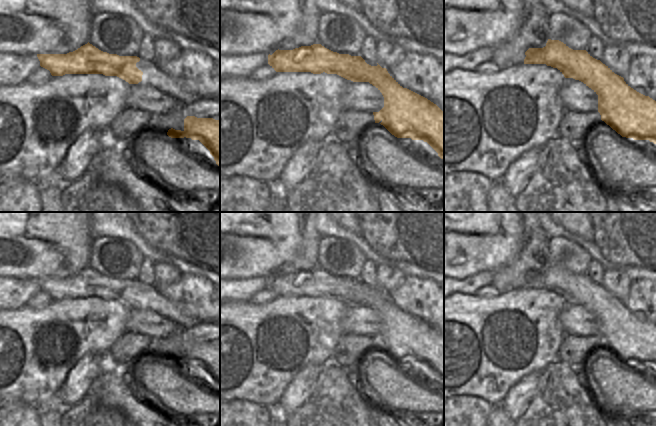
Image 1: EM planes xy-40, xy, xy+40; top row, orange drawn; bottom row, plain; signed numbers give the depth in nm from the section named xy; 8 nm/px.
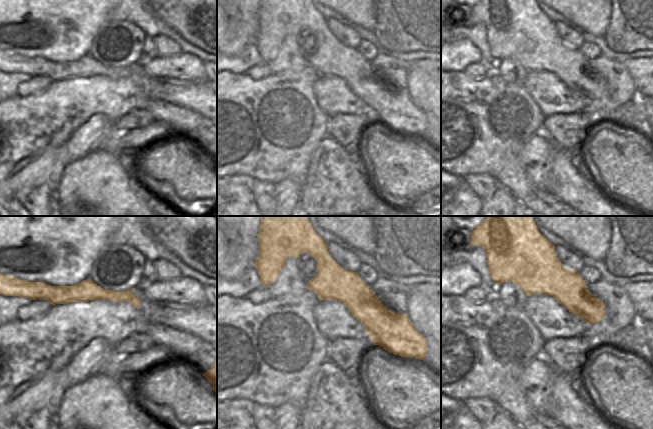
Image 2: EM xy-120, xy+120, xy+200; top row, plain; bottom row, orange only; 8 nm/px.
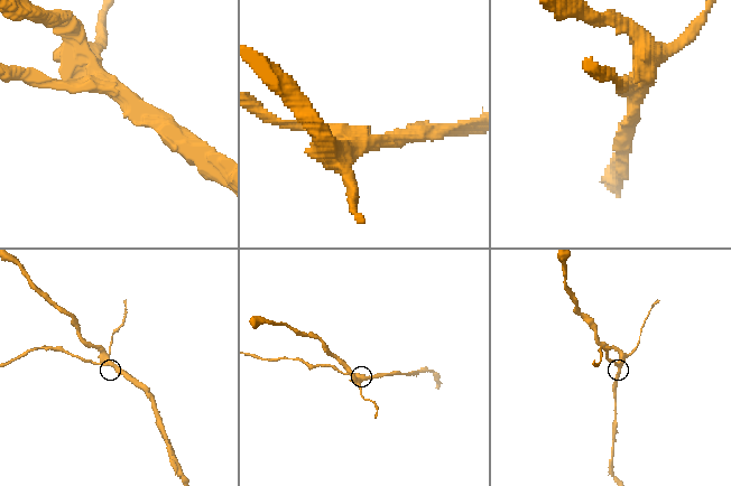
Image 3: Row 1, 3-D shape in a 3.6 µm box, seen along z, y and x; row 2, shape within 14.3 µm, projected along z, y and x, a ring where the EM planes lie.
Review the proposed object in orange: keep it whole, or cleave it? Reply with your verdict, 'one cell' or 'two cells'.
two cells

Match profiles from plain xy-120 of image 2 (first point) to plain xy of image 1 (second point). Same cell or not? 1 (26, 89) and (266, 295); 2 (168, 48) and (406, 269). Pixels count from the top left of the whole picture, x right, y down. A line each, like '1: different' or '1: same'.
1: same
2: different

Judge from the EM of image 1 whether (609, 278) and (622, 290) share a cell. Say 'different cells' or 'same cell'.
same cell

